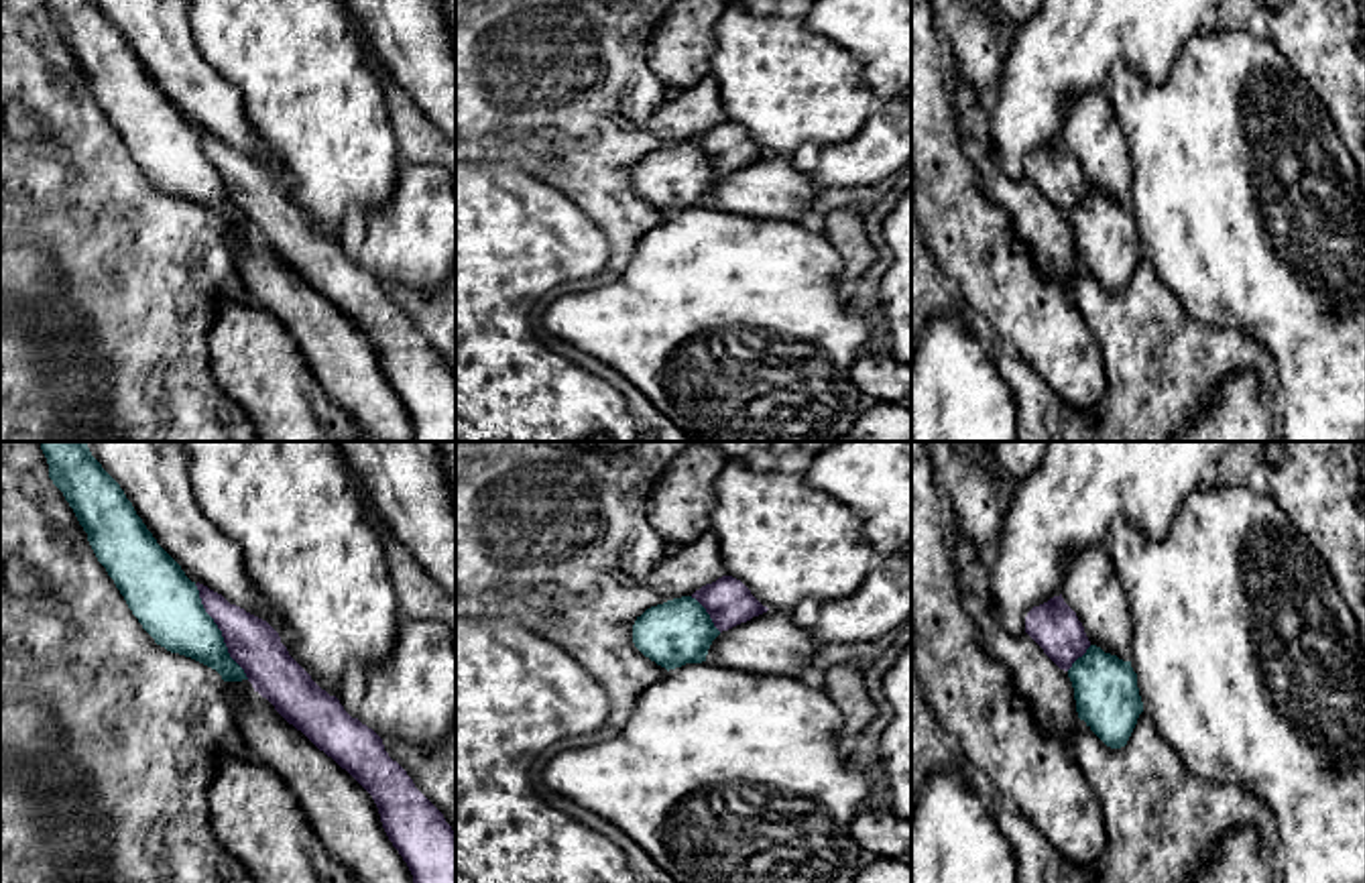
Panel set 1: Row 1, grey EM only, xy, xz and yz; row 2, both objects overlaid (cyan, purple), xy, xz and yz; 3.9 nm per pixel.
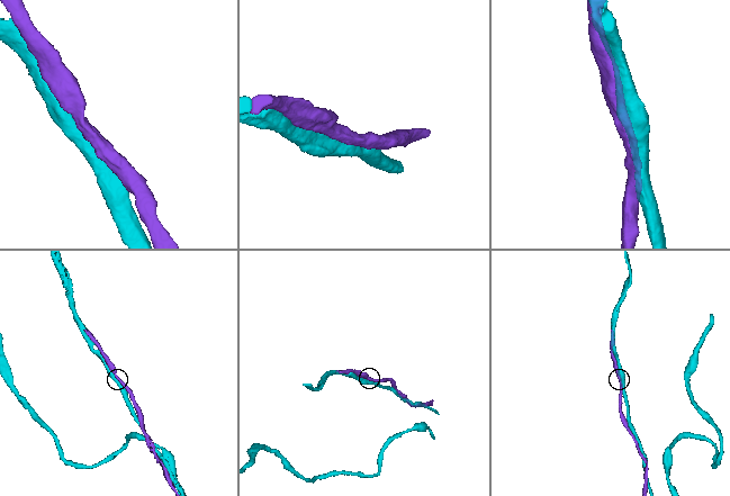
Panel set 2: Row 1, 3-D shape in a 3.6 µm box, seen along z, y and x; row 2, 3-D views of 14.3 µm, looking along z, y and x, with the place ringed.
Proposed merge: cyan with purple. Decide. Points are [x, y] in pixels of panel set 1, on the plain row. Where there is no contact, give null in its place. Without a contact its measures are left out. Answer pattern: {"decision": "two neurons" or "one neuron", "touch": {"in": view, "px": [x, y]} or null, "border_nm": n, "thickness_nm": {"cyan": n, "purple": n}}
{"decision": "one neuron", "touch": {"in": "xy", "px": [220, 175]}, "border_nm": 440, "thickness_nm": {"cyan": 260, "purple": 200}}

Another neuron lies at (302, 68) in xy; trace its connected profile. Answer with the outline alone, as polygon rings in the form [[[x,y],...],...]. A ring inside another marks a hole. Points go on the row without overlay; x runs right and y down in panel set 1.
[[[189,0],[189,18],[201,57],[240,92],[246,120],[269,149],[266,167],[289,199],[336,242],[346,210],[358,208],[366,218],[358,264],[382,285],[437,295],[456,269],[456,185],[443,167],[399,157],[384,92],[344,0]]]

